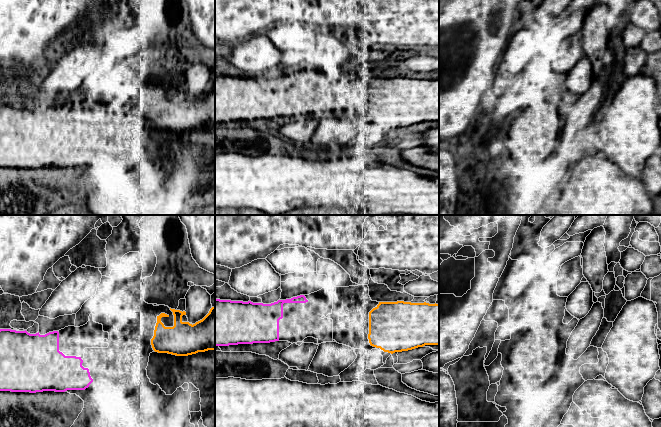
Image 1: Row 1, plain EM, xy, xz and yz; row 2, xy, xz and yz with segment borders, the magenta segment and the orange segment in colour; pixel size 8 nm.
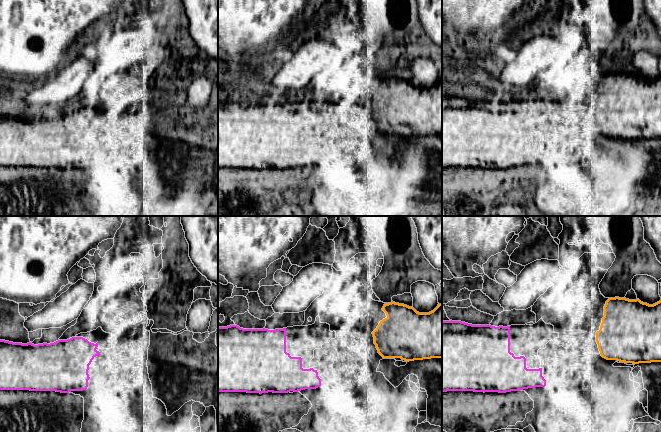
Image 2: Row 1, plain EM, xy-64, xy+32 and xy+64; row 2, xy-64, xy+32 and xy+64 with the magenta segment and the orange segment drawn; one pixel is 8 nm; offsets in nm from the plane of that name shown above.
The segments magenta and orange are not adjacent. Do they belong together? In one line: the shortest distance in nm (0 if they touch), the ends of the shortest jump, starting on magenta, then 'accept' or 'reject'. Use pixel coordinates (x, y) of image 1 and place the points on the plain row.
gap 500 nm; span xz (307, 77), (369, 88); accept

